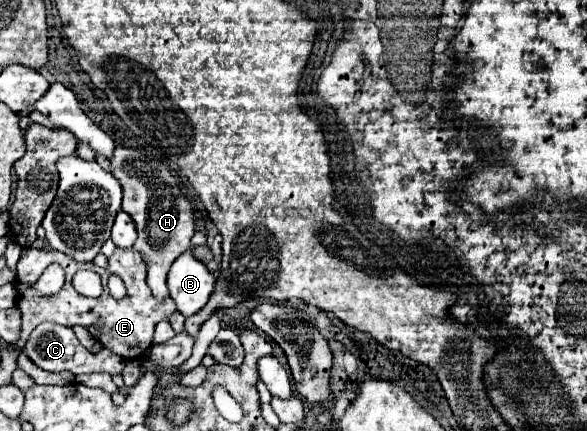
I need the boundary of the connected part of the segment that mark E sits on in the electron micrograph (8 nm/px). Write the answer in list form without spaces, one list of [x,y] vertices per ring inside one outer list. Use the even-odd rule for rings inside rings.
[[[24,247],[22,249],[22,255],[20,255],[20,261],[18,261],[18,309],[22,311],[22,337],[20,341],[16,343],[16,349],[22,349],[30,331],[40,325],[42,321],[46,319],[52,319],[54,323],[60,323],[60,325],[82,325],[86,327],[92,337],[96,341],[100,341],[106,349],[114,351],[116,355],[120,355],[122,359],[134,359],[134,357],[142,357],[146,355],[148,347],[152,345],[152,335],[154,335],[154,327],[160,319],[166,319],[168,315],[172,315],[176,311],[176,305],[172,299],[166,299],[166,303],[158,303],[148,285],[146,285],[146,267],[144,267],[144,261],[142,257],[138,255],[138,251],[134,249],[116,249],[114,255],[110,257],[110,263],[108,263],[108,269],[100,269],[96,267],[94,263],[76,263],[74,259],[68,259],[68,255],[60,253],[60,251],[48,251],[48,249],[34,249],[34,247]],[[52,263],[58,263],[64,271],[66,271],[66,283],[64,287],[60,289],[60,293],[52,295],[52,297],[42,297],[40,293],[28,289],[30,283],[34,283],[48,265]],[[80,269],[94,269],[100,277],[102,277],[102,285],[104,285],[104,293],[98,297],[98,299],[90,299],[90,297],[84,297],[84,295],[78,295],[72,287],[72,277],[76,271]],[[110,273],[116,273],[122,277],[126,289],[128,289],[128,295],[120,301],[116,301],[110,293],[108,293],[108,287],[106,287],[106,281],[108,281],[108,275]]]

